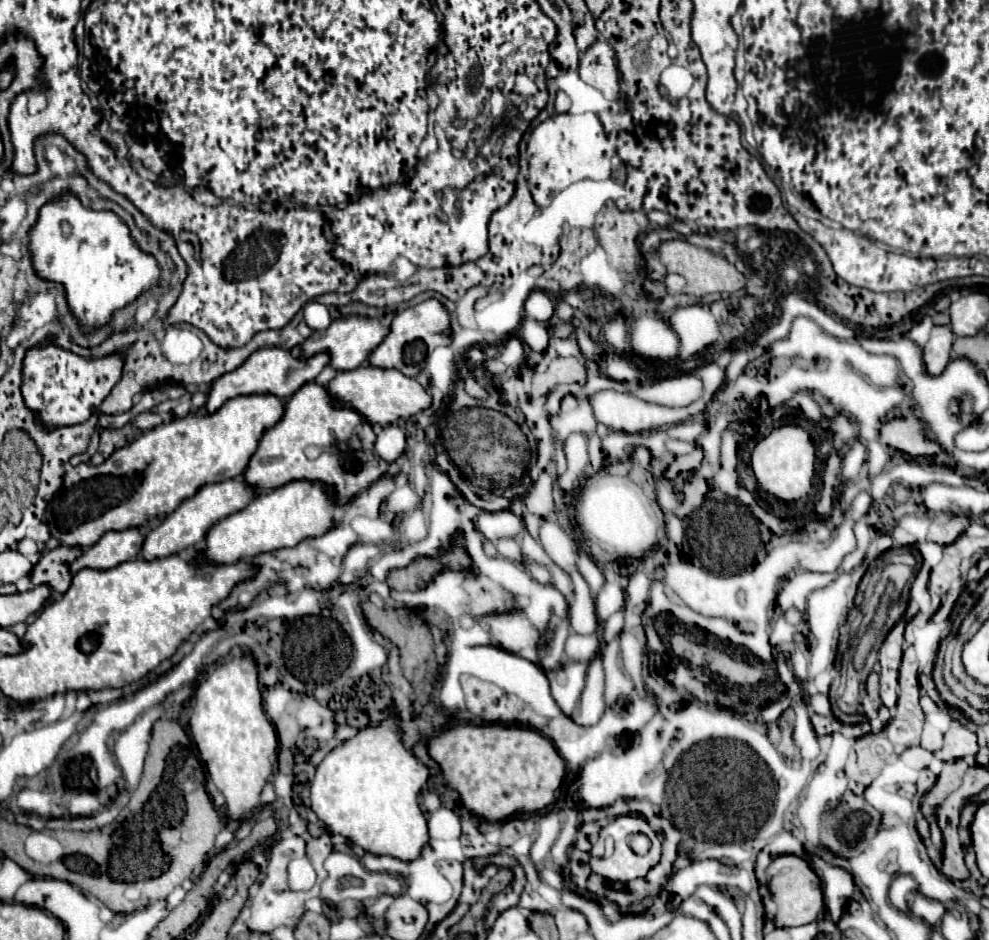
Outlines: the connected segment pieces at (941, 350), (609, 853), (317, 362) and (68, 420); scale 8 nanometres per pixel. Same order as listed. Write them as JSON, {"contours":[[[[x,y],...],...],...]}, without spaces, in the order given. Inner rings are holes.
{"contours":[[[[935,326],[931,332],[929,342],[923,346],[923,362],[931,376],[937,376],[945,370],[945,366],[951,362],[951,344],[955,336],[949,326]]],[[[621,816],[617,820],[613,820],[611,824],[607,824],[601,834],[599,834],[599,842],[593,846],[591,850],[591,862],[589,866],[593,868],[593,872],[597,872],[603,880],[609,880],[609,882],[631,882],[635,878],[645,878],[647,872],[659,864],[659,858],[661,858],[661,842],[657,840],[655,832],[651,830],[651,826],[639,818],[639,816]],[[633,832],[643,832],[645,836],[649,836],[651,840],[651,850],[647,856],[637,856],[631,848],[629,848],[629,834]]],[[[261,348],[261,350],[253,352],[249,356],[249,360],[245,364],[241,364],[237,370],[227,372],[225,376],[221,376],[219,380],[213,382],[211,394],[207,398],[207,410],[215,412],[227,400],[231,400],[235,396],[243,396],[243,394],[275,394],[281,400],[285,400],[285,398],[293,396],[293,392],[297,392],[303,384],[313,382],[327,364],[329,364],[327,352],[319,352],[317,356],[311,356],[309,360],[301,360],[299,356],[293,356],[291,350]]],[[[55,344],[47,348],[31,348],[23,364],[23,402],[37,416],[37,424],[45,430],[83,424],[101,406],[105,396],[121,378],[123,354],[85,360]]]]}

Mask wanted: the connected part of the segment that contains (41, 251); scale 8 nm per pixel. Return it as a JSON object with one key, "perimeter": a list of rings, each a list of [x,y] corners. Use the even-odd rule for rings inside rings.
{"perimeter":[[[63,192],[59,198],[53,198],[39,208],[37,222],[29,230],[29,252],[35,274],[41,280],[55,282],[65,288],[67,306],[83,334],[91,334],[97,328],[107,326],[113,312],[129,306],[143,292],[153,290],[161,276],[157,260],[151,254],[141,252],[131,238],[129,226],[117,214],[85,208],[73,192]],[[63,220],[69,220],[71,224],[69,236],[63,236],[61,232]]]}

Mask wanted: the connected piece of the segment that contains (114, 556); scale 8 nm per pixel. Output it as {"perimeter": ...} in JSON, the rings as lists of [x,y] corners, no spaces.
{"perimeter":[[[127,528],[125,532],[107,532],[101,536],[101,540],[93,546],[89,546],[73,564],[73,574],[81,568],[95,568],[95,570],[107,570],[115,568],[121,562],[133,560],[141,556],[141,544],[145,536],[139,528]]]}

